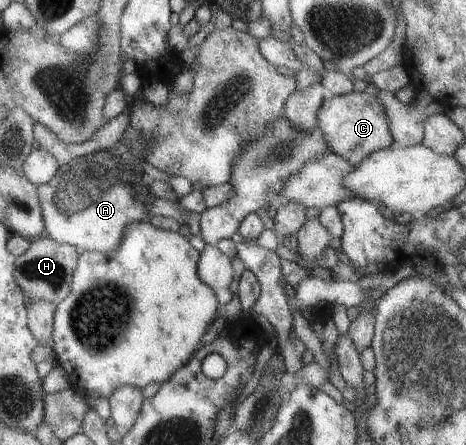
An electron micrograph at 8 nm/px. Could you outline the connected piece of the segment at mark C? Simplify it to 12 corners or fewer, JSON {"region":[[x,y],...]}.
{"region":[[324,99],[317,129],[351,165],[393,144],[383,102]]}

